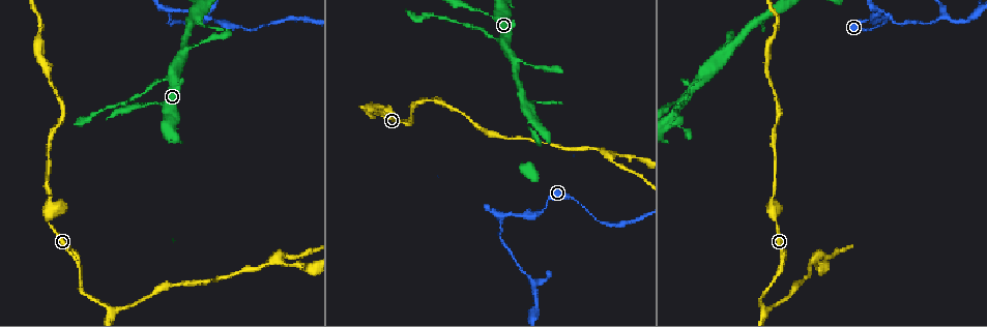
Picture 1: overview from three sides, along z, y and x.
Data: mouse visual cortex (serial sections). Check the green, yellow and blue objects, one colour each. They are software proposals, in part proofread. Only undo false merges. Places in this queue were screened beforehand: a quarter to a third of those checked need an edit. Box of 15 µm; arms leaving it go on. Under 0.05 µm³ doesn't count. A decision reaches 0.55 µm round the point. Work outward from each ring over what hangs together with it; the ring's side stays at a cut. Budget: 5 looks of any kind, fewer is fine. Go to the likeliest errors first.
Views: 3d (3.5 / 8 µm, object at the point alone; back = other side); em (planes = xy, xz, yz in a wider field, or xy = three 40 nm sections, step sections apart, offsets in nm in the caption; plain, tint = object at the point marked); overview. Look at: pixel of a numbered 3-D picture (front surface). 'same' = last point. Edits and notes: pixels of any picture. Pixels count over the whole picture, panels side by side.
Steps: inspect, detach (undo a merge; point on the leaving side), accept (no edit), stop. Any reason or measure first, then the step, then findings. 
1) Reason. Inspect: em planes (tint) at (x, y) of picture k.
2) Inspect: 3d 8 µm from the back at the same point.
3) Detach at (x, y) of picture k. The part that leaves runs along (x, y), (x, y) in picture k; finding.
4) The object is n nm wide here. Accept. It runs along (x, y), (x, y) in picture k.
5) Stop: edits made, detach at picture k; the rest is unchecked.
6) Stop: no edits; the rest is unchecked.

Arms part here. Inspect: 3d 3.5 µm at (877, 7) of picture 1.

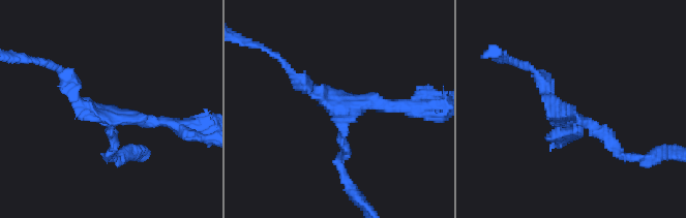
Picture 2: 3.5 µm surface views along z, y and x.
3 arms meet here; the arms are 150, 200, 200 nm wide. Inspect: em xy step 1 (tint) at (115, 115) of picture 2.

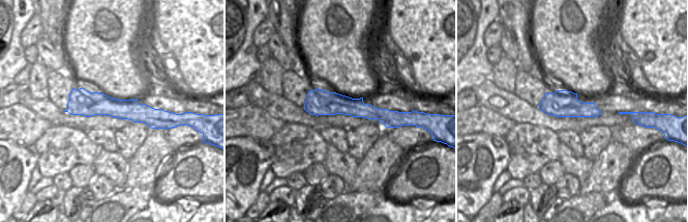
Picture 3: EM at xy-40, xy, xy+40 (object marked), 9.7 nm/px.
Accept. One cell here.

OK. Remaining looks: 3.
Thick turns thin. Inspect: 3d 3.5 µm at (704, 78) of picture 1.

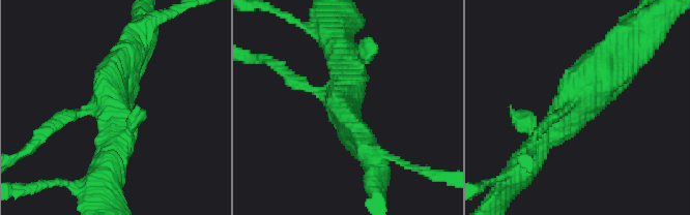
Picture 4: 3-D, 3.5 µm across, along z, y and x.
3 arms meet here; the arms are 150, 400, 400 nm wide; need the tissue. Inspect: em planes (tint) at (113, 109) of picture 4.

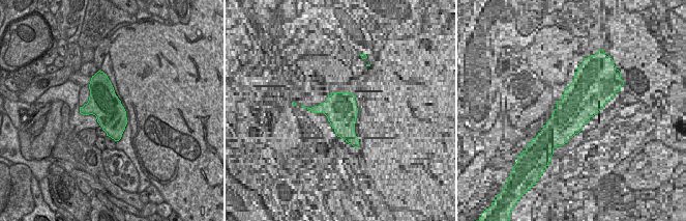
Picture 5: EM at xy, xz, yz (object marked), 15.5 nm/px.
Detach at (59, 116) of picture 4. A second cell is stuck on.

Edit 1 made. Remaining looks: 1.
Stop: edits made, detach at picture 4; the rest is unchecked.

